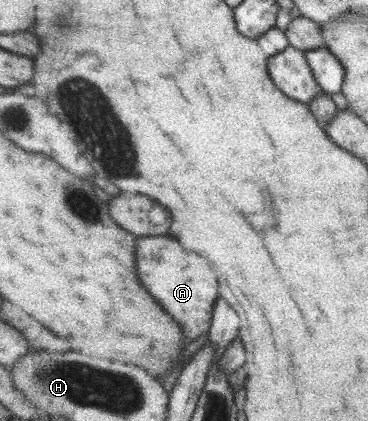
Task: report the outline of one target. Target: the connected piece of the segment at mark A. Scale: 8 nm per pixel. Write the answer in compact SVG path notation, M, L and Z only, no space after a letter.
M139 237L135 245L135 273L149 295L171 315L182 331L182 343L205 335L209 330L211 307L217 299L215 273L201 255L185 251L169 237Z

